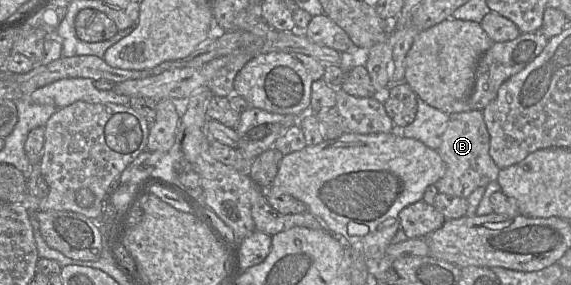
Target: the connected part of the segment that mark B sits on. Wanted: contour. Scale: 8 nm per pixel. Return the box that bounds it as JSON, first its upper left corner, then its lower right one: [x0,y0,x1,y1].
[434,110,500,198]

